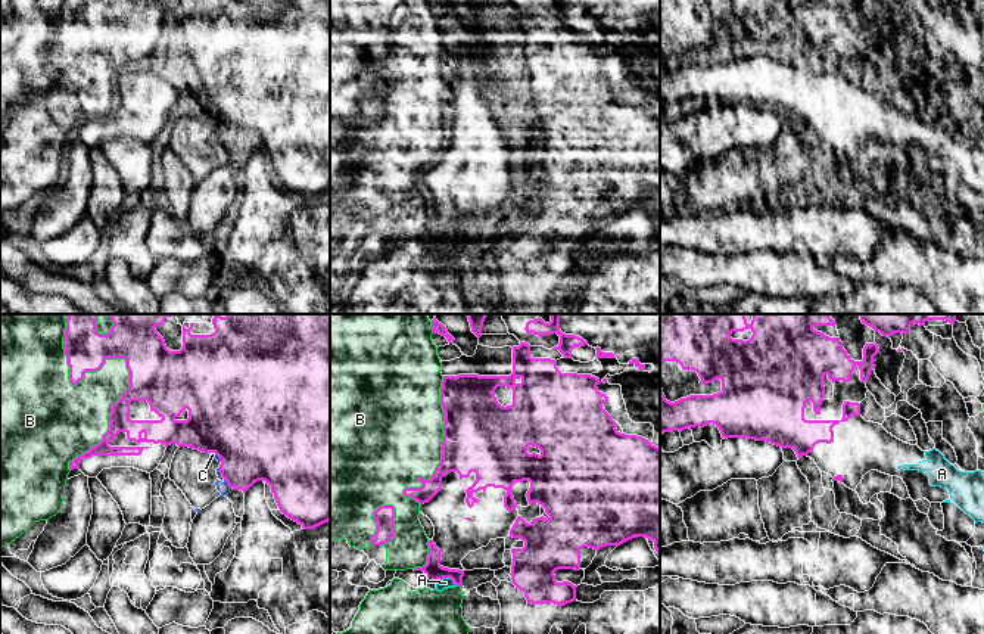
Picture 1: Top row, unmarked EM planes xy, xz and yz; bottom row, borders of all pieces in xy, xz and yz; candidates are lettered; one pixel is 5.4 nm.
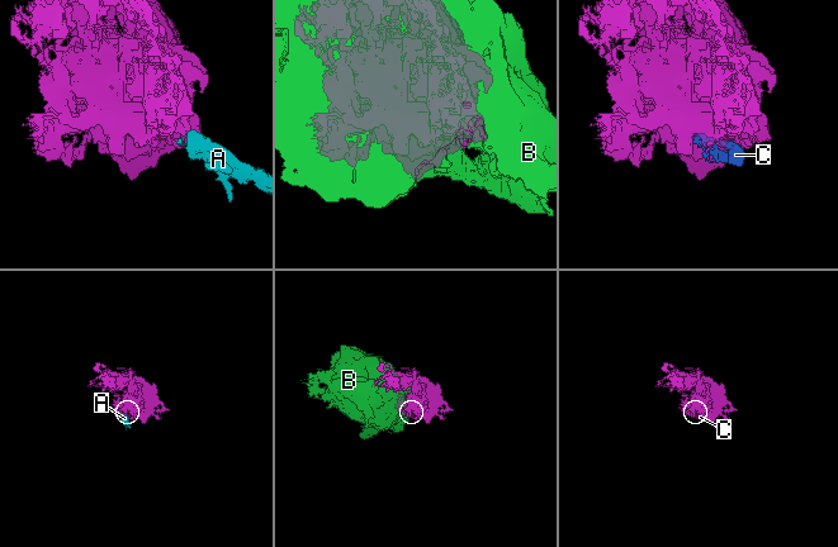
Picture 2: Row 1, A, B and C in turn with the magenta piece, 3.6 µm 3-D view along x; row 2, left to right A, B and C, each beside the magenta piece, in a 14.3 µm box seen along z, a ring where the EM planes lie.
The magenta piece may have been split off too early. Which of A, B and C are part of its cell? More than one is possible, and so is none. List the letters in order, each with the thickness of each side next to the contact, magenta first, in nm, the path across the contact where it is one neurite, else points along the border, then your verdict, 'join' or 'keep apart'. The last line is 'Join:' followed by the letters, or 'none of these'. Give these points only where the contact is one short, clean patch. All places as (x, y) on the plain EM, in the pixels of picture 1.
A: 100 nm thick on the magenta side, 60 nm on the other; border along xz (436, 249), (450, 248), (455, 254); keep apart
B: 320 nm thick on the magenta side, 220 nm on the other; keep apart
C: 380 nm thick on the magenta side, 60 nm on the other; keep apart
Join: none of these

